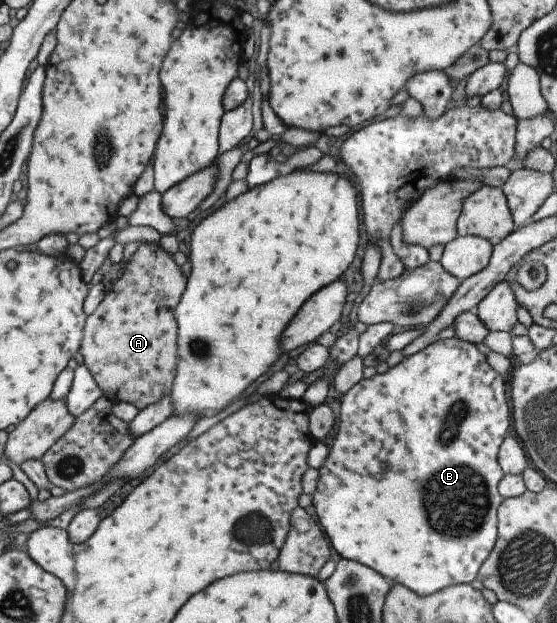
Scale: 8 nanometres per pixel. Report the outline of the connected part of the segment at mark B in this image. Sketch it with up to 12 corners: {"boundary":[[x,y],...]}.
{"boundary":[[455,335],[343,393],[310,496],[421,596],[496,539],[502,376]]}

